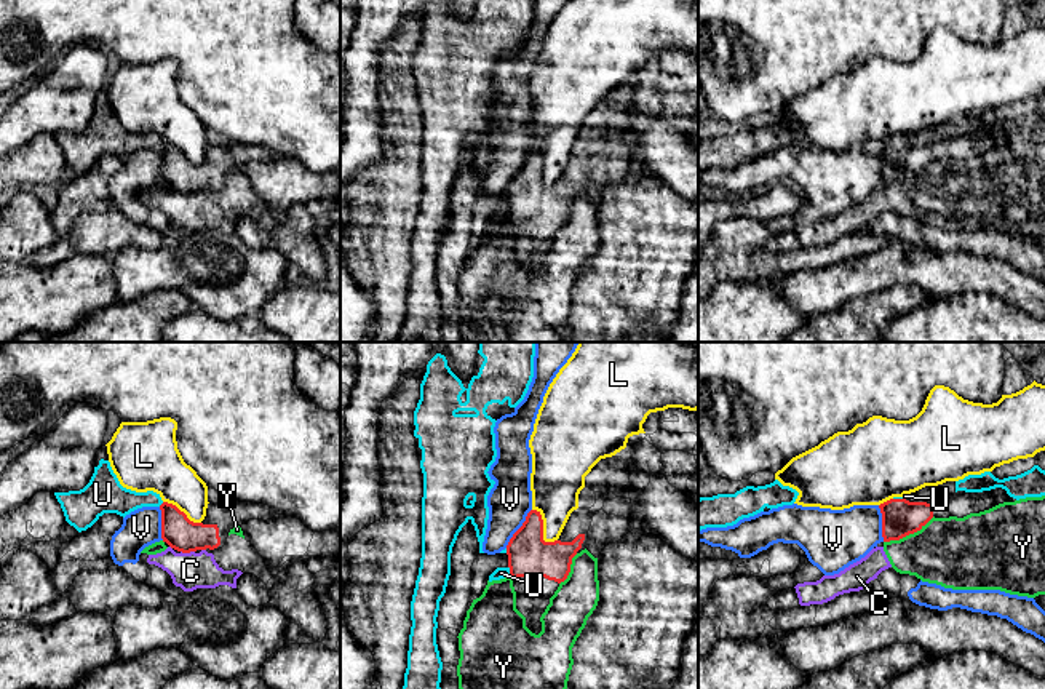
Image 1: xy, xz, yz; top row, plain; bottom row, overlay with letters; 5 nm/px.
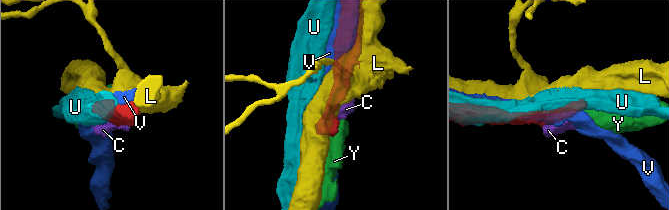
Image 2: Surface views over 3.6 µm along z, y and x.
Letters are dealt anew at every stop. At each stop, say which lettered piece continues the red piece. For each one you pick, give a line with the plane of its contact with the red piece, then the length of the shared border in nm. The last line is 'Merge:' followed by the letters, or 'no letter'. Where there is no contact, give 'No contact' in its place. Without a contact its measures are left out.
Merge: no letter

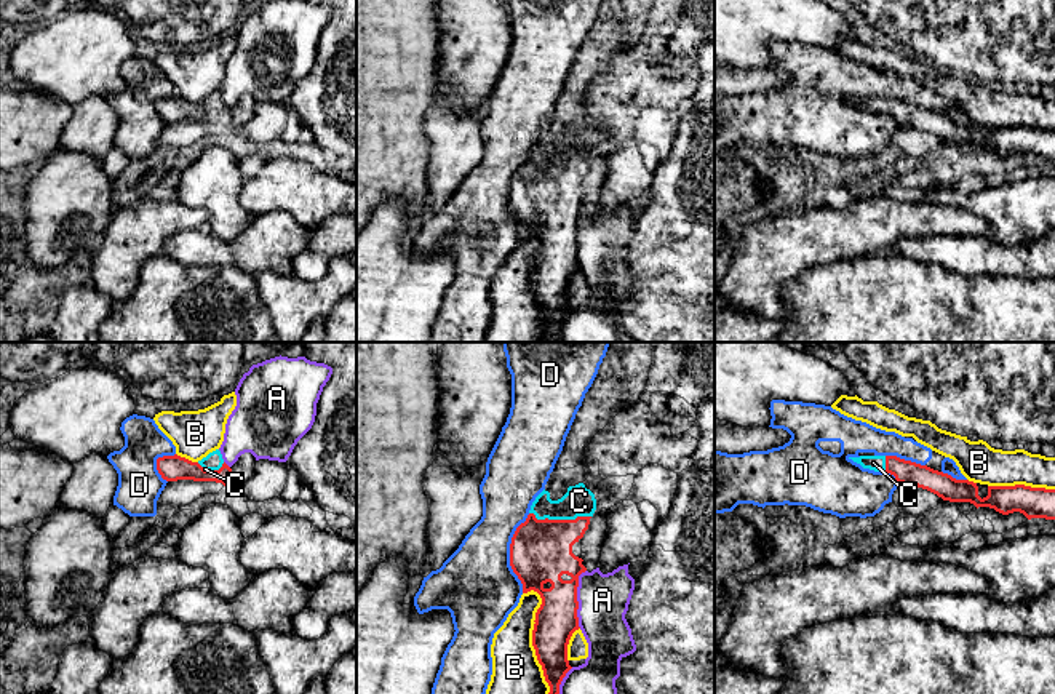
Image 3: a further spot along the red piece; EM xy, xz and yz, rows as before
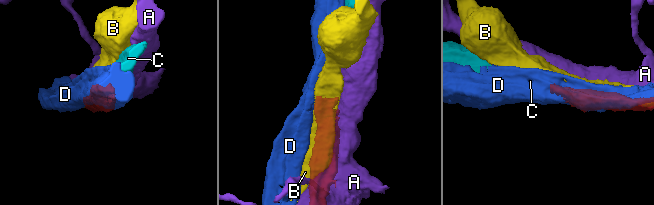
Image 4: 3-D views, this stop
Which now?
C: Touches red in xz. Shared border 320 nm
Merge: C

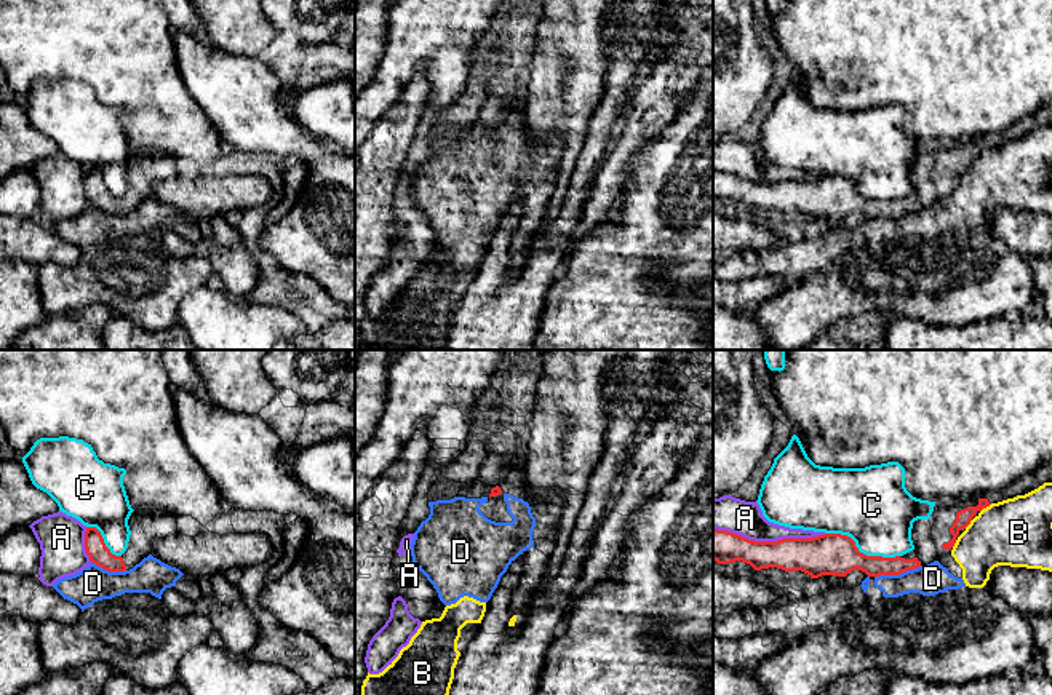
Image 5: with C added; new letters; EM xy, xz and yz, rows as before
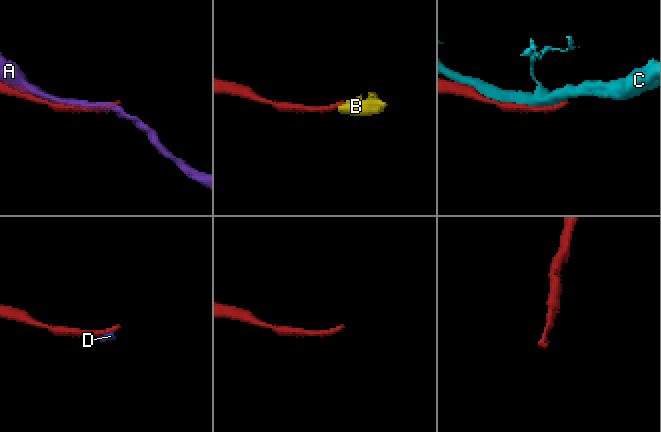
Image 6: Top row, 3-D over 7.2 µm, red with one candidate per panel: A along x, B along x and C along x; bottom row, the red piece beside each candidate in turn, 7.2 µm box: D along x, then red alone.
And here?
Merge: no letter

